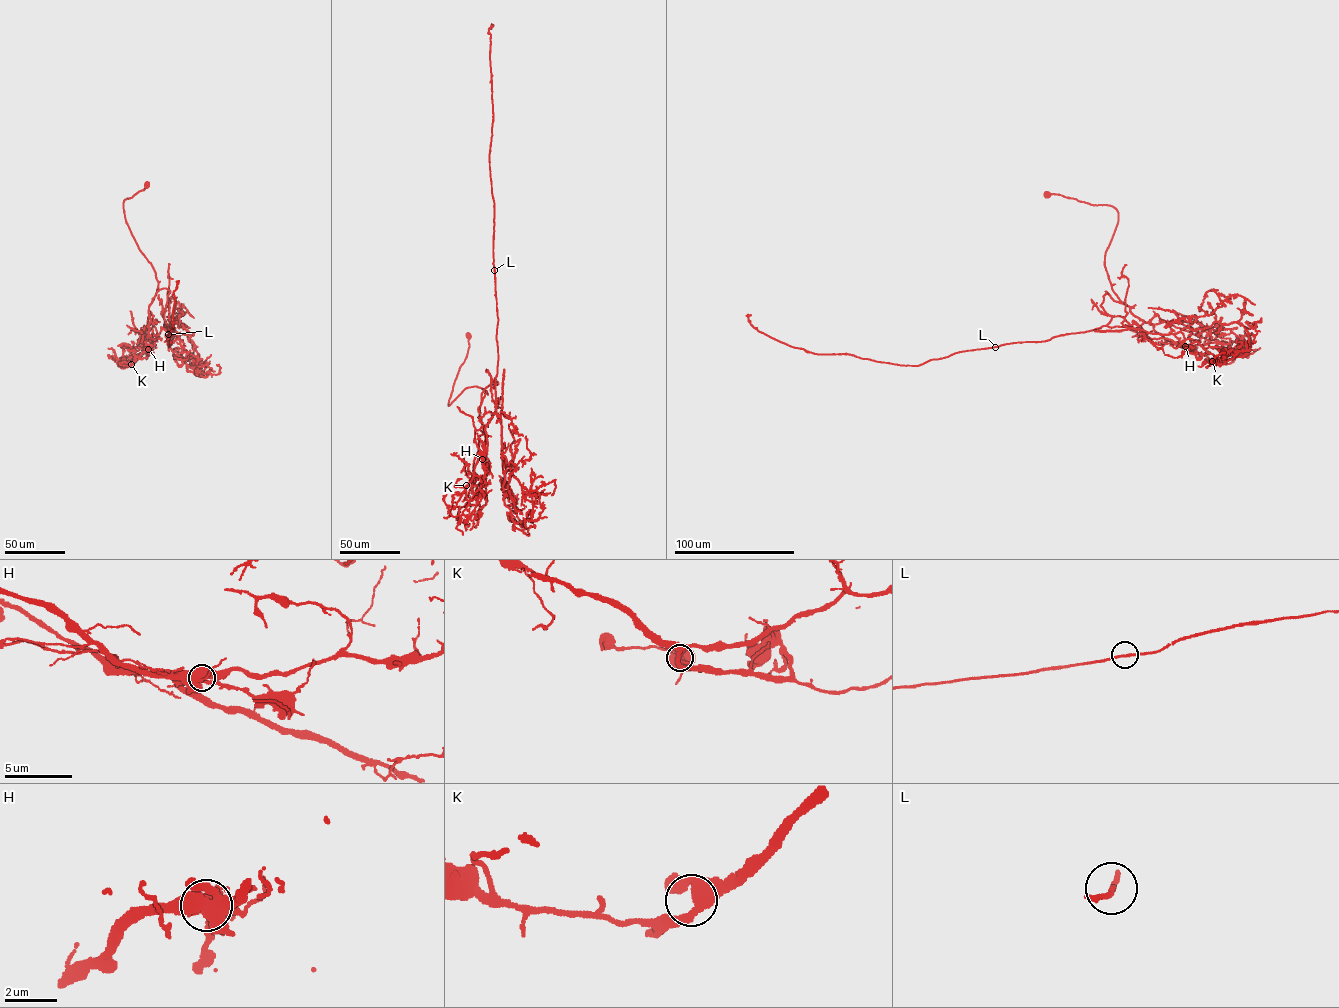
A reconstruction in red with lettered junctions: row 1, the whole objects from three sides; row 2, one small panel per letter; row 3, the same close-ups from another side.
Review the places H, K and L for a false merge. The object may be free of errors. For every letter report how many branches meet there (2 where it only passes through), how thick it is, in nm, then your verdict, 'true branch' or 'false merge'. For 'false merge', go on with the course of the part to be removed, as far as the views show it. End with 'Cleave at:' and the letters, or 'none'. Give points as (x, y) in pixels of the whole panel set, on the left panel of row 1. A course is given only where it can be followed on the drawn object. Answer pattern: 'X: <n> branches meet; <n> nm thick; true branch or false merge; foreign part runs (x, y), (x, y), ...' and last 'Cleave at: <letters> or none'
H: 2 branches meet; 800 nm thick; false merge; foreign part runs (148, 349), (142, 339), (151, 323), (148, 307), (164, 288), (170, 341), (176, 281)
K: 2 branches meet; 400 nm thick; true branch
L: 2 branches meet; 180 nm thick; true branch
Cleave at: H

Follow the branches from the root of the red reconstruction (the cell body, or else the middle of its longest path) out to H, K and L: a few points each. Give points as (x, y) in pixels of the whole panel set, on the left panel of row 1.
H: (147, 184), (125, 199), (123, 208), (131, 233), (158, 283), (148, 307), (151, 323), (143, 331), (148, 349)
K: (147, 184), (123, 203), (126, 223), (158, 283), (148, 307), (151, 323), (143, 331), (146, 350), (131, 364)
L: (147, 184), (124, 200), (124, 212), (155, 273), (152, 301), (159, 290), (170, 291), (168, 334)

